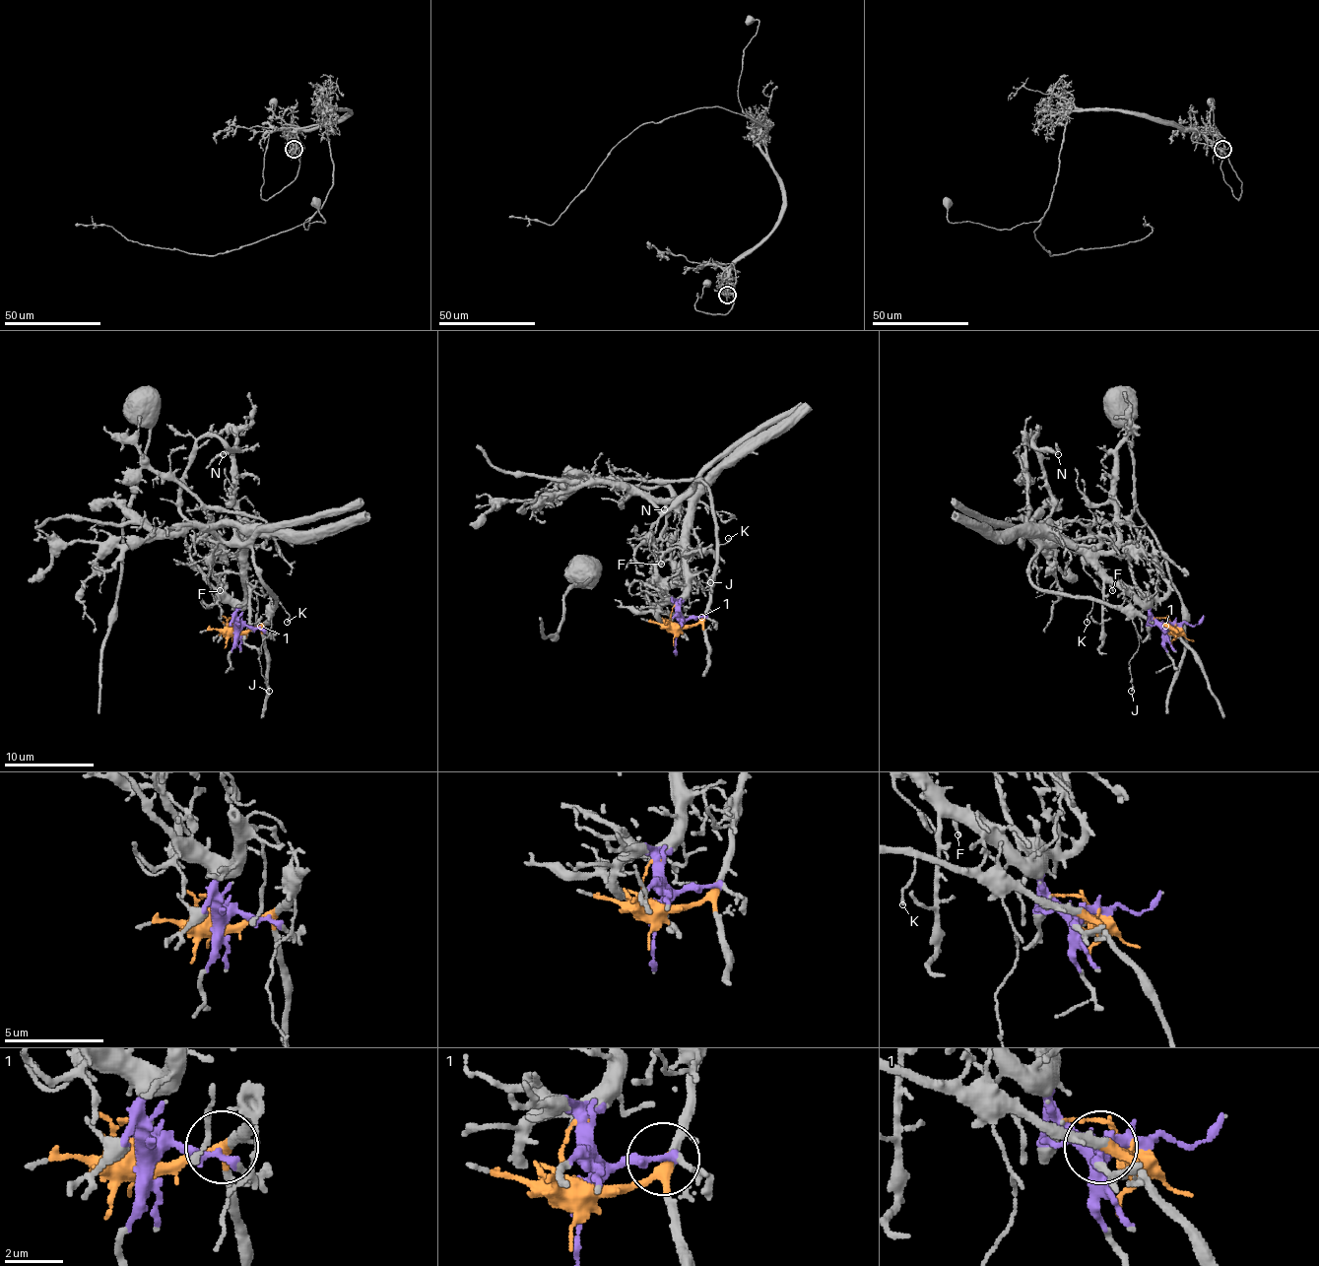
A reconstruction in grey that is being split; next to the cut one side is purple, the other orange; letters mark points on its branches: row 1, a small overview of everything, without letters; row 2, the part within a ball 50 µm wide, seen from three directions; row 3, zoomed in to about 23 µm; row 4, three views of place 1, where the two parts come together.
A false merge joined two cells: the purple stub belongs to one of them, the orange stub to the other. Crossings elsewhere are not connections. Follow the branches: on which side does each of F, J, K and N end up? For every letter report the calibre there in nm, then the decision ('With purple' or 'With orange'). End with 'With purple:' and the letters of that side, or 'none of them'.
F: Thickness 190 nm. With purple
J: Thickness 120 nm. With orange
K: Thickness 120 nm. With orange
N: Thickness 150 nm. With purple
With purple: F, N

